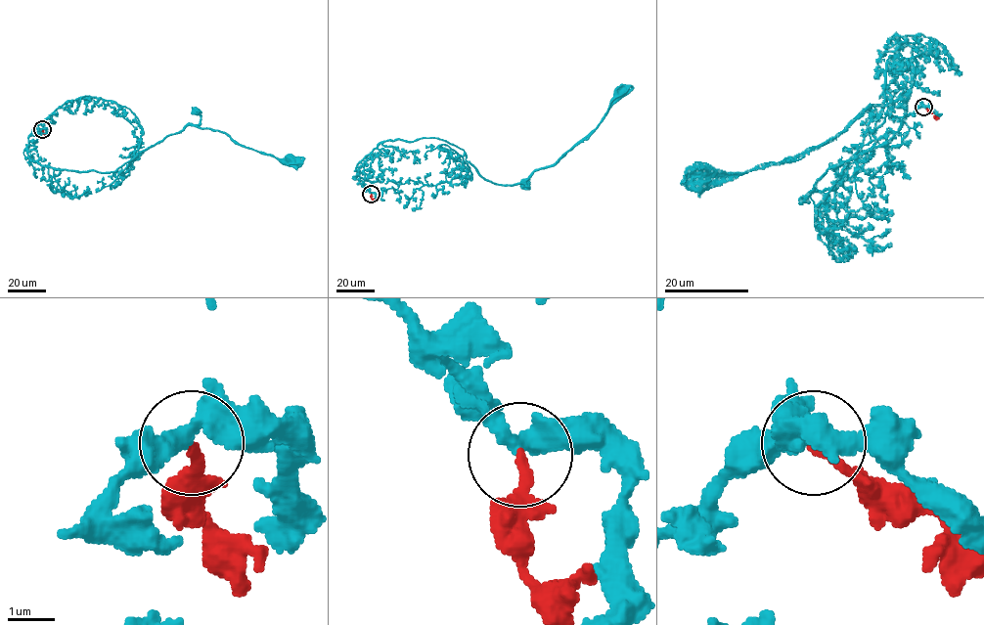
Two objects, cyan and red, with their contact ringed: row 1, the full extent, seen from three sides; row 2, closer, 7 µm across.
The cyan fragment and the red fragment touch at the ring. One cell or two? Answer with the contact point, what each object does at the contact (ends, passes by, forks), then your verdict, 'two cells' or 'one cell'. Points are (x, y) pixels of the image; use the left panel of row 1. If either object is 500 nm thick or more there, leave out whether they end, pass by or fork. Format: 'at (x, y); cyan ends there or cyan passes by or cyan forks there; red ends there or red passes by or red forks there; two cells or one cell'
at (42, 129); cyan passes by; red ends there; two cells

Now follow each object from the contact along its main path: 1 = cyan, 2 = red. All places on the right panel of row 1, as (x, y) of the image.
1: (923, 106), (887, 115), (861, 168), (808, 200), (829, 168), (895, 134), (902, 99), (820, 148), (702, 173)
2: (923, 106), (932, 111), (937, 119)

